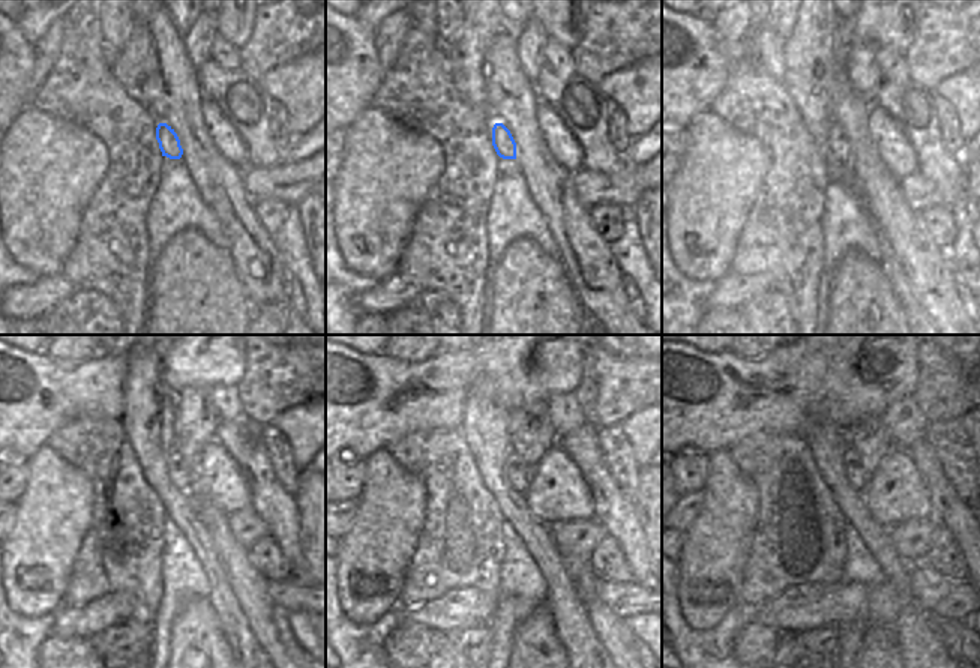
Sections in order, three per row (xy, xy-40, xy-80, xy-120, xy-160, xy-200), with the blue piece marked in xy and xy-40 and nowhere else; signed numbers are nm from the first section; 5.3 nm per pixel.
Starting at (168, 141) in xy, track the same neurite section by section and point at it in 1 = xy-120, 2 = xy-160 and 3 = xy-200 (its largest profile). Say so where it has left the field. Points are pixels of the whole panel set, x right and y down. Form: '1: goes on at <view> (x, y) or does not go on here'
1: goes on at xy-120 (179, 470)
2: goes on at xy-160 (518, 473)
3: goes on at xy-200 (853, 469)

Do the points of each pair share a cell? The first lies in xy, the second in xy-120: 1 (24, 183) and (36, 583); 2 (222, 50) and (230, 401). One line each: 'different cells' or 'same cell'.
1: same cell
2: same cell

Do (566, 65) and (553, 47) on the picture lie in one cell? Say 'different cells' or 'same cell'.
same cell

